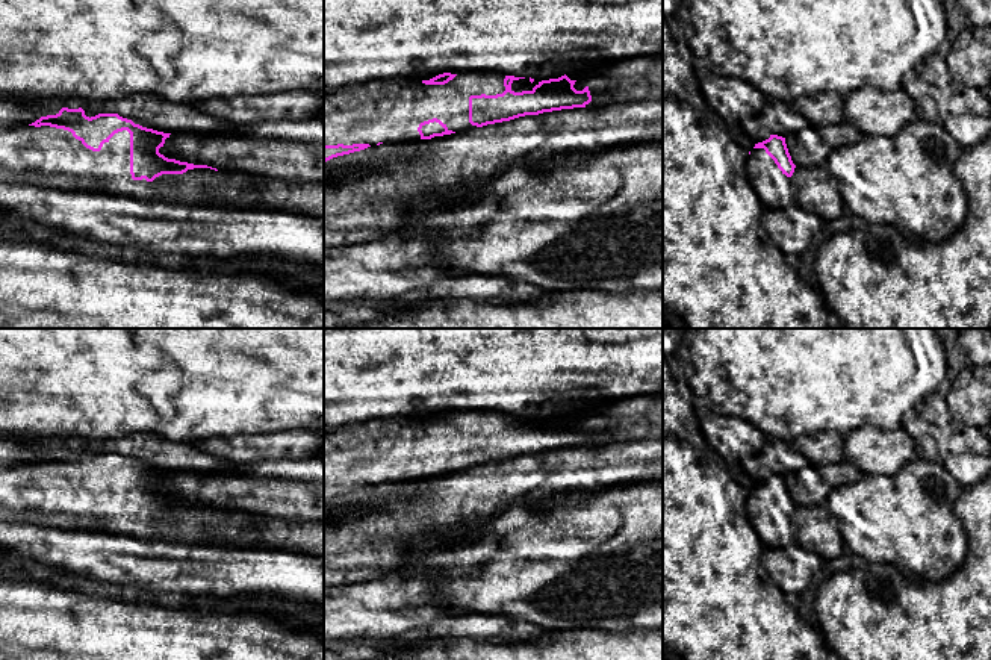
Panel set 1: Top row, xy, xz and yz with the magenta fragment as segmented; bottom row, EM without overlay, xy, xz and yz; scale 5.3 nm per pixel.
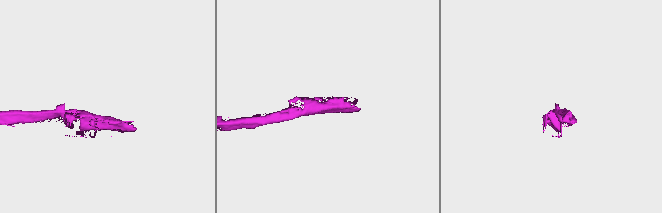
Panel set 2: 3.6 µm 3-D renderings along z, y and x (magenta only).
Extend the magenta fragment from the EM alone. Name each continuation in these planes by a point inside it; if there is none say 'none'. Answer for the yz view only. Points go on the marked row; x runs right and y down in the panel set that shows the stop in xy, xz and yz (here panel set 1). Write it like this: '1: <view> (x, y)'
1: yz (775, 189)

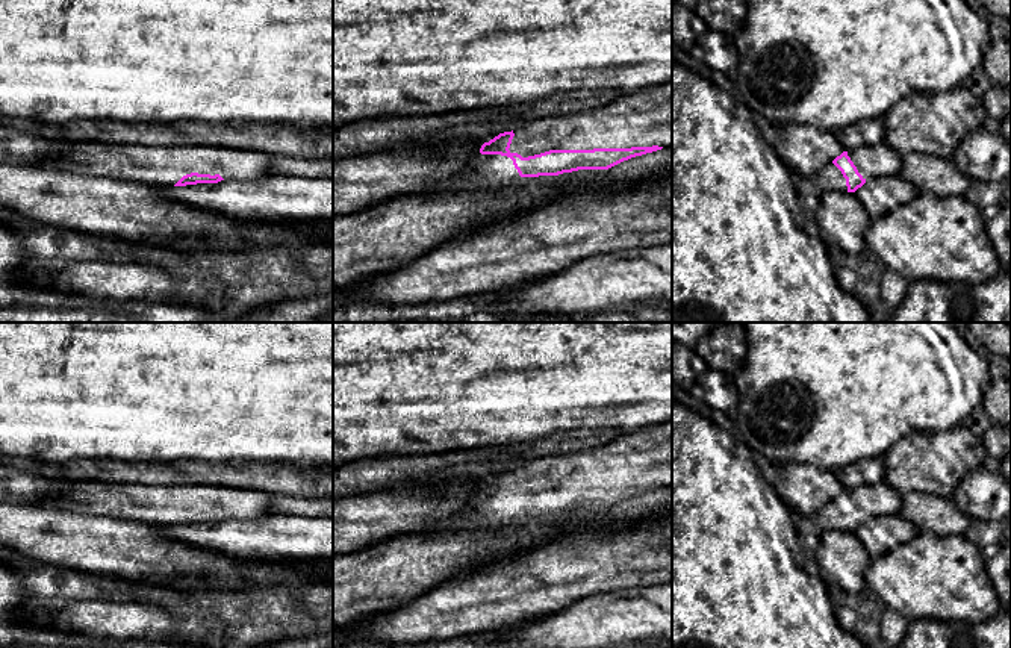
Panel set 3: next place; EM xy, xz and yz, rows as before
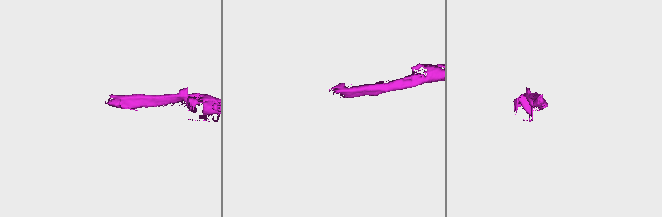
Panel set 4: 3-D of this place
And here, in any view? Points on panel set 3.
1: xz (642, 118)
2: xz (489, 174)

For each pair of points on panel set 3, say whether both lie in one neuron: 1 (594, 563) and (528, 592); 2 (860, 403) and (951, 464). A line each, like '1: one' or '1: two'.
1: one
2: two

